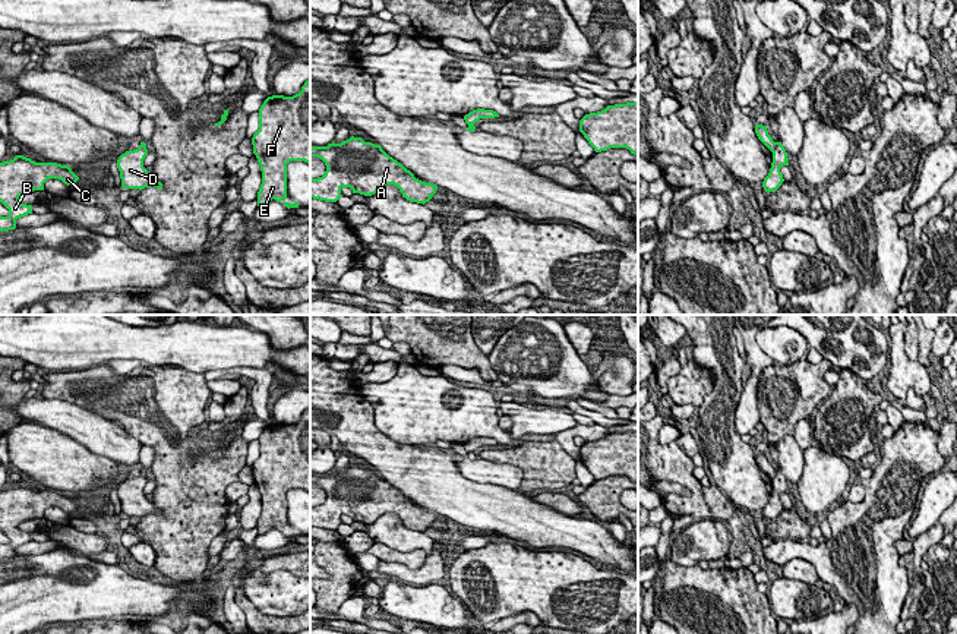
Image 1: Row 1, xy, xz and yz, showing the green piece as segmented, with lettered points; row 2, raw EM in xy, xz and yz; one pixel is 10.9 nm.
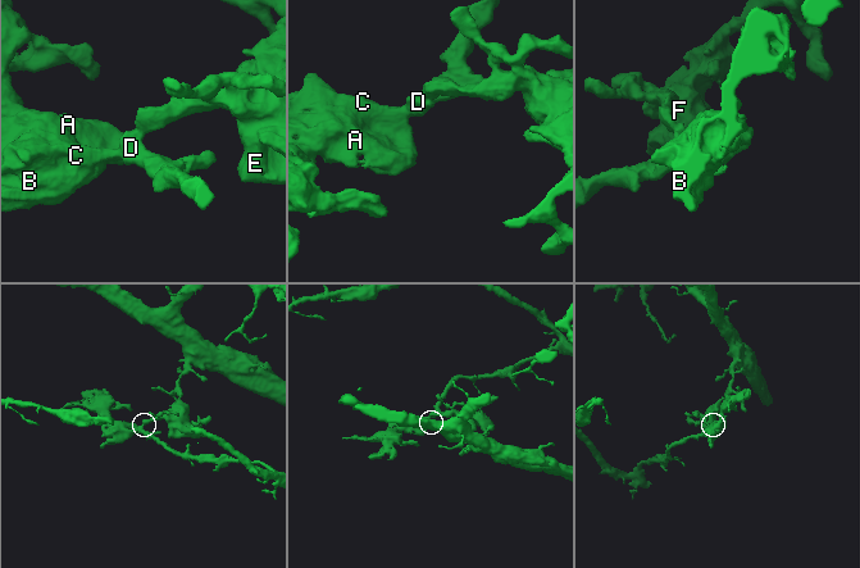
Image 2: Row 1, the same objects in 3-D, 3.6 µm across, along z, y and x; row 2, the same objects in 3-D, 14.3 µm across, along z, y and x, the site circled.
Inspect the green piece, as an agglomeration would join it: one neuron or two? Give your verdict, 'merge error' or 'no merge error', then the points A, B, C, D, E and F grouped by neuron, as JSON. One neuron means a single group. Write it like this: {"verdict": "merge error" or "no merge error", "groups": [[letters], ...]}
{"verdict": "merge error", "groups": [["A", "B", "C", "D"], ["E", "F"]]}

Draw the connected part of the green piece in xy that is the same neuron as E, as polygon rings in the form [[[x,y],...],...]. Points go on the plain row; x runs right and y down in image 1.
[[[310,407],[293,425],[268,425],[259,436],[259,458],[252,466],[253,482],[262,499],[262,512],[258,520],[258,534],[269,529],[287,527],[287,492],[304,489],[310,493]]]

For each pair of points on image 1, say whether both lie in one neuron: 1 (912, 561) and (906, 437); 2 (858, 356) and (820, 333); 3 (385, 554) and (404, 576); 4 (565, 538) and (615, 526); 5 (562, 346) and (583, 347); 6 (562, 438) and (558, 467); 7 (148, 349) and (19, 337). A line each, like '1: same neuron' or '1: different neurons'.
1: different neurons
2: same neuron
3: different neurons
4: different neurons
5: different neurons
6: different neurons
7: same neuron

